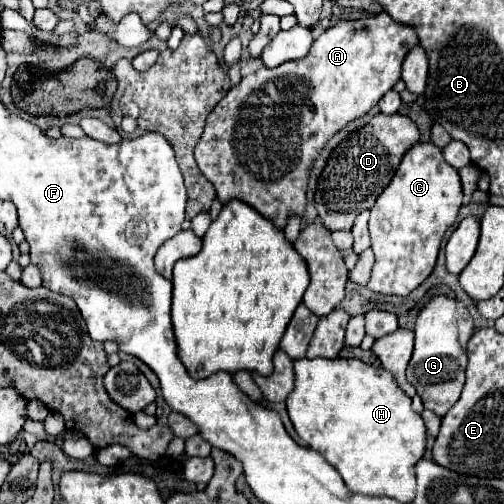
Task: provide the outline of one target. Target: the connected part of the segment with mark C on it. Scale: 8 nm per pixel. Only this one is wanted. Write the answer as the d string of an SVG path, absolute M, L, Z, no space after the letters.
M431 142L413 144L409 152L403 156L393 180L389 182L389 186L383 190L383 194L377 198L375 206L371 208L369 232L373 242L371 248L375 252L375 266L367 286L373 292L389 294L389 296L407 296L411 290L415 290L431 274L445 230L455 222L459 208L461 208L459 172L443 160L443 154L435 144Z

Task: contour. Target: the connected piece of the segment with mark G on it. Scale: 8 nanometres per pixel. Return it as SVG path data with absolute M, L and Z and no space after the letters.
M435 296L417 316L415 350L407 366L407 380L415 386L417 396L423 400L423 406L435 412L439 418L443 418L461 396L467 366L467 342L471 336L473 320L459 300Z

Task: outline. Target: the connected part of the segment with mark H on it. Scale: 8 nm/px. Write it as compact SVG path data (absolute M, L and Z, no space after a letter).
M301 358L293 362L295 388L287 396L287 412L299 438L321 452L321 456L341 474L347 488L367 496L387 496L399 502L409 502L415 496L415 462L425 452L425 424L411 410L411 398L395 384L391 372L365 364L363 360L345 358Z

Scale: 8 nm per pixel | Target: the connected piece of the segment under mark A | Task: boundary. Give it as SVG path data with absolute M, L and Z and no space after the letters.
M381 12L377 16L371 16L371 18L365 18L365 20L337 20L337 24L333 24L331 28L327 28L311 46L309 54L303 58L303 60L295 60L295 62L289 62L289 64L281 64L277 68L261 68L257 70L255 74L251 76L245 76L241 78L239 86L231 88L231 92L221 100L221 104L217 104L213 108L213 112L209 112L207 116L207 124L205 124L205 130L201 134L201 138L197 140L195 144L195 162L201 170L201 174L215 186L215 192L217 192L217 198L225 204L233 198L253 206L257 212L261 212L265 218L273 220L279 228L285 228L285 222L287 222L287 216L289 212L295 212L295 214L303 214L305 210L305 192L303 192L303 184L307 184L307 176L309 176L309 170L311 170L311 164L313 160L317 158L319 150L325 146L325 142L337 132L341 130L349 120L355 120L363 114L367 114L375 104L377 100L381 100L381 96L385 92L389 92L399 80L401 80L401 66L403 66L403 60L407 58L407 52L411 48L415 48L415 44L419 44L417 40L417 32L411 30L409 26L405 24L397 24L387 12Z

